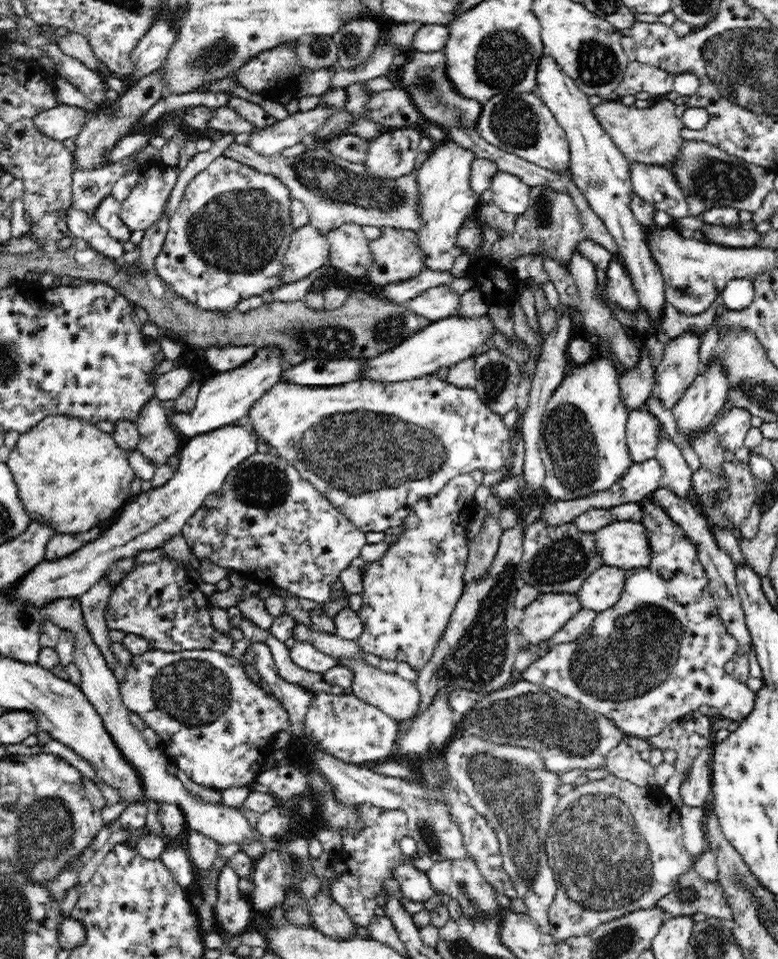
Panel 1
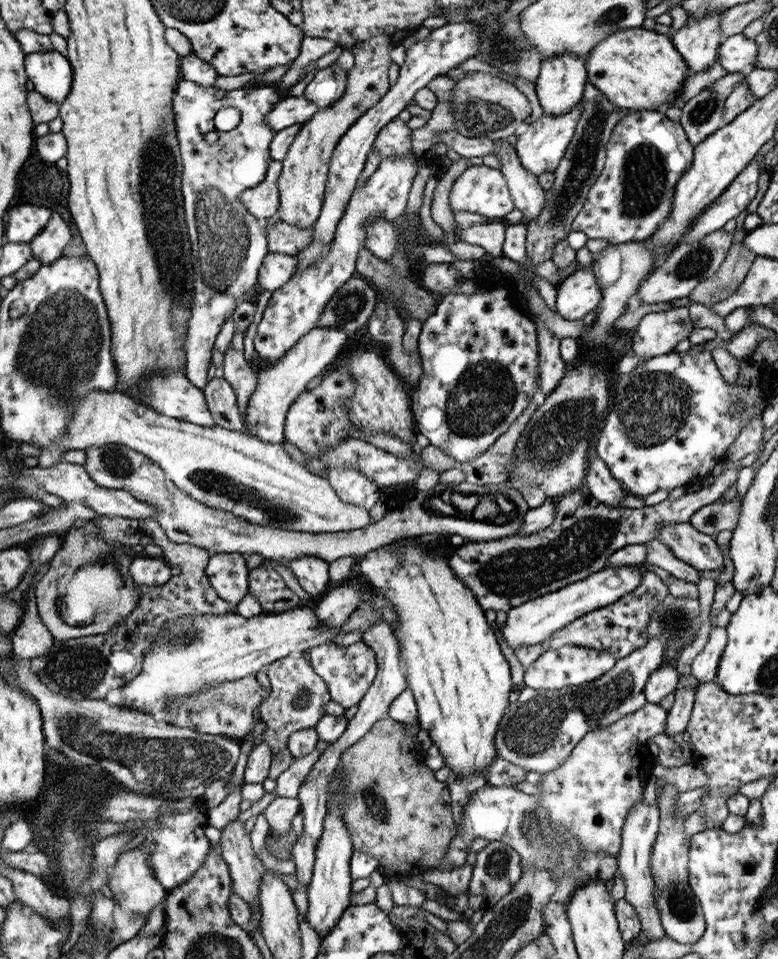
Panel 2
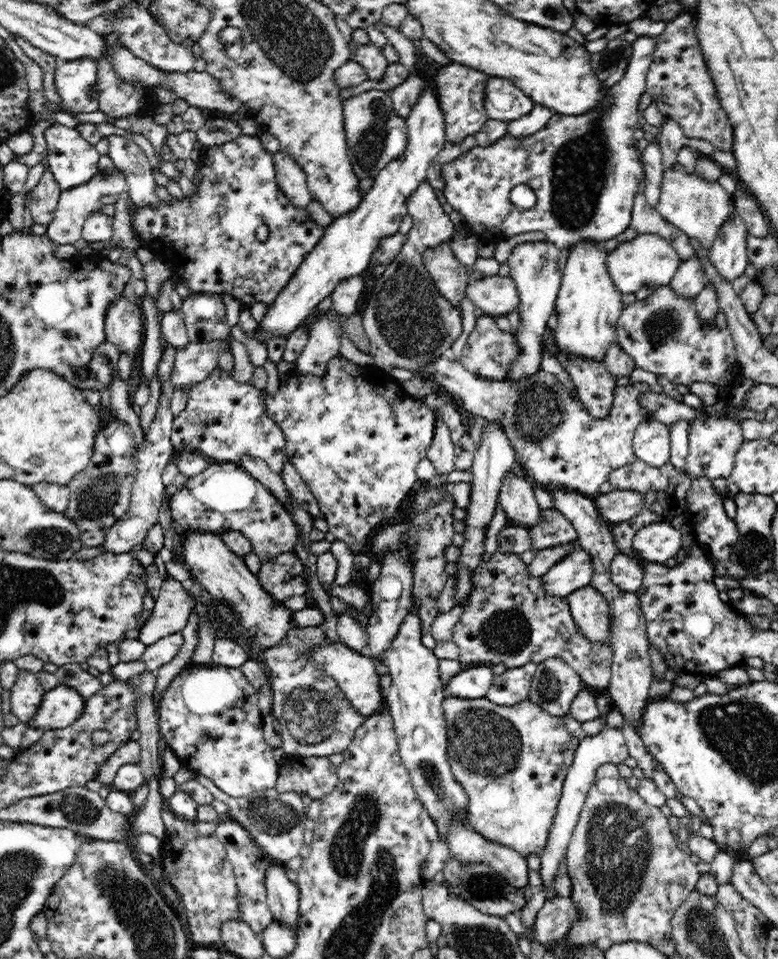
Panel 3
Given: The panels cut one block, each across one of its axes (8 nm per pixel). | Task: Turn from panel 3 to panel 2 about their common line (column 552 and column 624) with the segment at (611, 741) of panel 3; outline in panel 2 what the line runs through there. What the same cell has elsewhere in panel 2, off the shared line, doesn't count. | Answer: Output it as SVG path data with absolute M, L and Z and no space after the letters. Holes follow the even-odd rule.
M645 799L636 803L625 818L625 825L621 834L621 846L618 851L617 861L620 874L626 884L625 899L634 906L638 913L641 928L651 940L658 940L666 935L666 930L661 925L661 915L656 907L655 882L651 875L649 863L652 847L659 829L660 808L658 804L648 805Z

